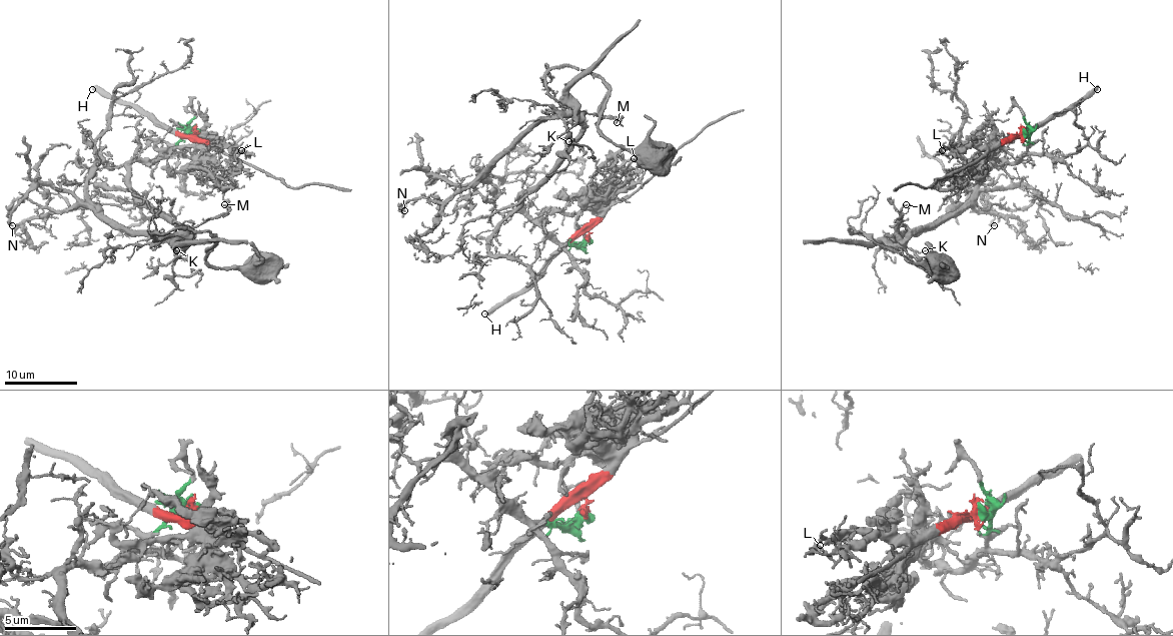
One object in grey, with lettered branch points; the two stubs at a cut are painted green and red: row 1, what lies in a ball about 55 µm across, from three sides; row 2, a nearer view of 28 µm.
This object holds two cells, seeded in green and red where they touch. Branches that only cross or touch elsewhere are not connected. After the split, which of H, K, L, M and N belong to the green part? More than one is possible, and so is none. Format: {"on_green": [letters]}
{"on_green": ["K", "M", "N"]}

